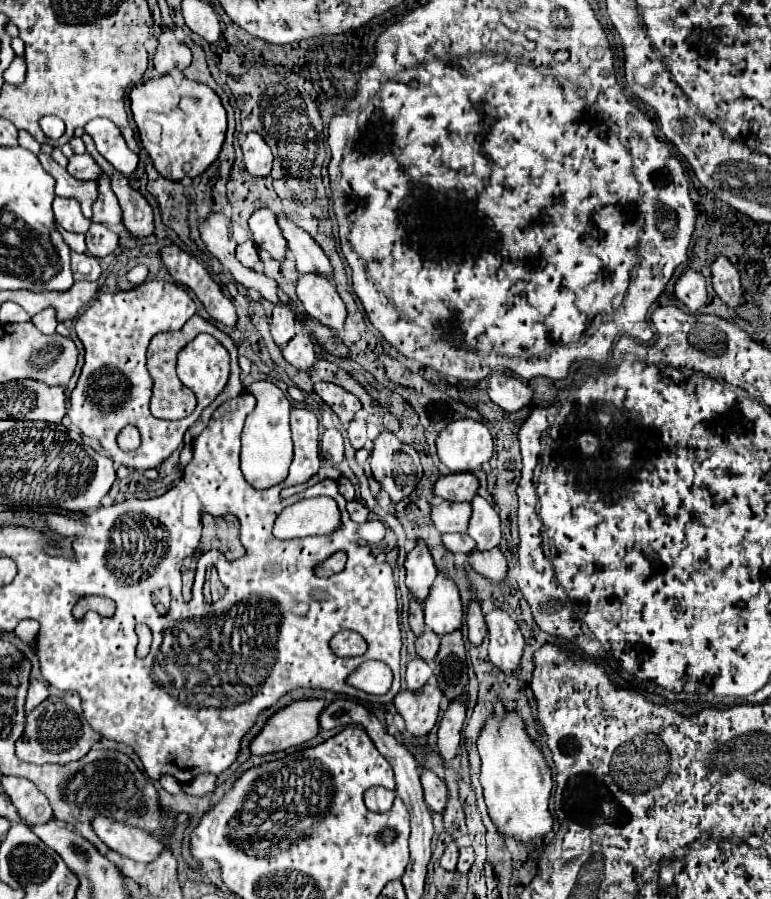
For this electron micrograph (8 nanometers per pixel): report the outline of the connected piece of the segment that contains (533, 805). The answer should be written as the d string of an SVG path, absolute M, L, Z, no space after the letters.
M504 711L502 715L492 713L478 735L478 753L482 759L482 771L480 771L480 783L484 787L484 797L488 805L488 813L498 827L502 835L512 835L518 841L530 841L534 837L546 835L552 829L552 815L548 811L550 791L552 791L552 773L550 767L540 751L540 747L532 741L532 737L526 731L526 725L518 711Z

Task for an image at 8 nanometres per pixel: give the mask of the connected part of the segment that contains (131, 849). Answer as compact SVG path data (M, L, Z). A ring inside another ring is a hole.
M96 817L92 821L98 837L114 851L140 861L152 863L162 851L162 843L156 837L150 837L142 829L130 827L126 823L118 823L112 817Z

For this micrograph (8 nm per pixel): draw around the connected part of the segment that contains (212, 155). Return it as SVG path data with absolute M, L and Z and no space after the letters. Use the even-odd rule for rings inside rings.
M162 75L150 79L140 87L134 87L130 93L134 121L140 129L140 139L148 155L152 157L154 169L172 181L182 181L184 175L198 177L202 175L220 155L224 135L226 135L226 109L220 103L220 97L206 85L182 79L180 87L172 75ZM146 123L158 123L162 127L160 141L154 143L146 135Z

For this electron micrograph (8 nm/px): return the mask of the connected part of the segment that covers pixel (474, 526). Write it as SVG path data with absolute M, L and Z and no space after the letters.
M476 495L472 501L468 535L476 541L478 551L490 551L500 543L500 517L494 507L480 495Z

